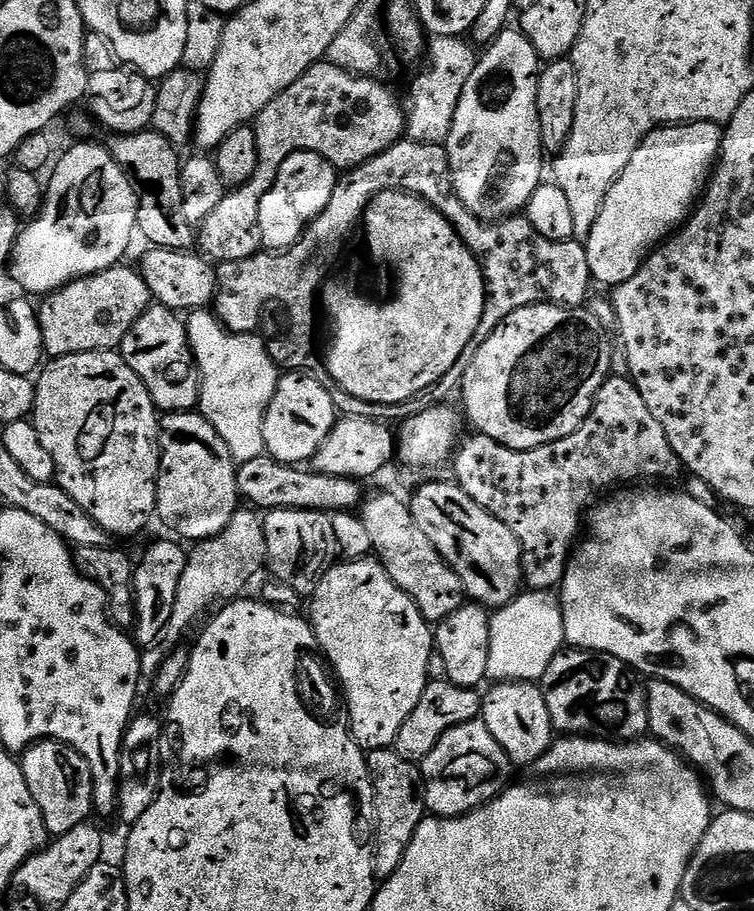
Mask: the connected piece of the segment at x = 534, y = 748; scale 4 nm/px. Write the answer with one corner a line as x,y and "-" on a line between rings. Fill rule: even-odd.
509,680
493,683
491,687
482,696
482,719
486,730
494,734
498,746
506,750
513,765
535,764
554,742
554,729
541,685
527,680

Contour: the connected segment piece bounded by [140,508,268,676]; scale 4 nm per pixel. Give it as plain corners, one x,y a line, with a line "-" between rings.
252,508
237,509
222,534
201,540
193,548
189,551
186,568
178,582
171,620
162,628
162,634
141,653
140,669
143,675
154,676
158,673
169,653
181,645
179,643
192,623
216,602
228,602
239,597
246,582
260,568
263,569
268,553
263,517

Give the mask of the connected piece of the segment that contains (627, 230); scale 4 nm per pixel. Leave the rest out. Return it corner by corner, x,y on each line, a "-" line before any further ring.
693,120
690,124
657,128
644,139
638,150
634,150
634,158
630,158
626,170
622,170
622,174
608,191
606,202
596,217
594,227
589,231
593,232
589,234
588,240
586,239
590,270
597,285
615,286
630,282
630,278
638,274
638,270
653,251
687,221
710,183
710,177
720,159
723,142
721,125

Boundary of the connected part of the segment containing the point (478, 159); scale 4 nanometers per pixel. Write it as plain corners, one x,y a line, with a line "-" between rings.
505,28
479,53
454,112
446,141
452,184
458,199
485,222
523,213
545,179
546,149
538,122
541,67
540,56
523,32

